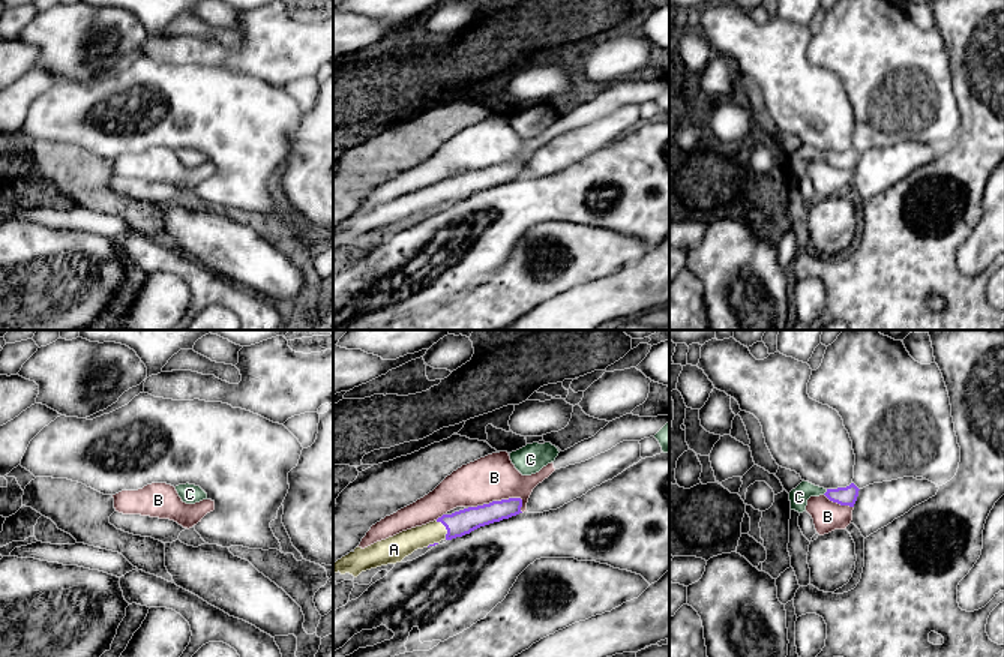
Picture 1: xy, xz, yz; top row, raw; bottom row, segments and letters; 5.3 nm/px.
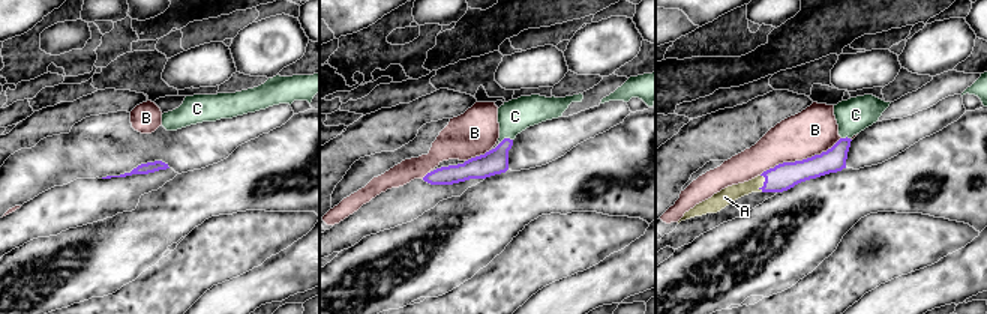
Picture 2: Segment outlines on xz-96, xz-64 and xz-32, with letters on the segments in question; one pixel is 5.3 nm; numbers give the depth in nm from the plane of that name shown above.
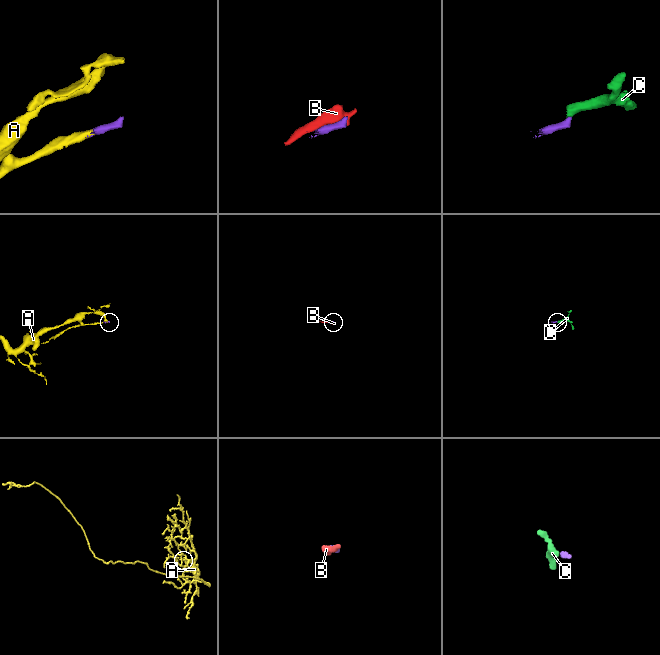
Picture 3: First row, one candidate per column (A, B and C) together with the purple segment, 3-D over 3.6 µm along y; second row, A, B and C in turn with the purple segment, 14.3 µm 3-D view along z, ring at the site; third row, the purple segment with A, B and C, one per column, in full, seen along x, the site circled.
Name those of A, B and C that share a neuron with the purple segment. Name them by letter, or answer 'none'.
A, C

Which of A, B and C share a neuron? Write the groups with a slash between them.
A C / B

